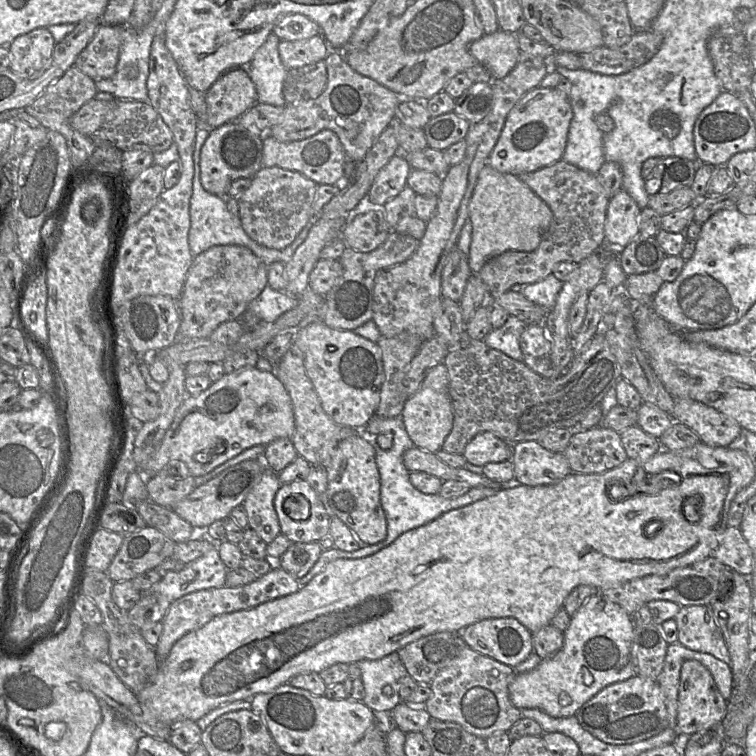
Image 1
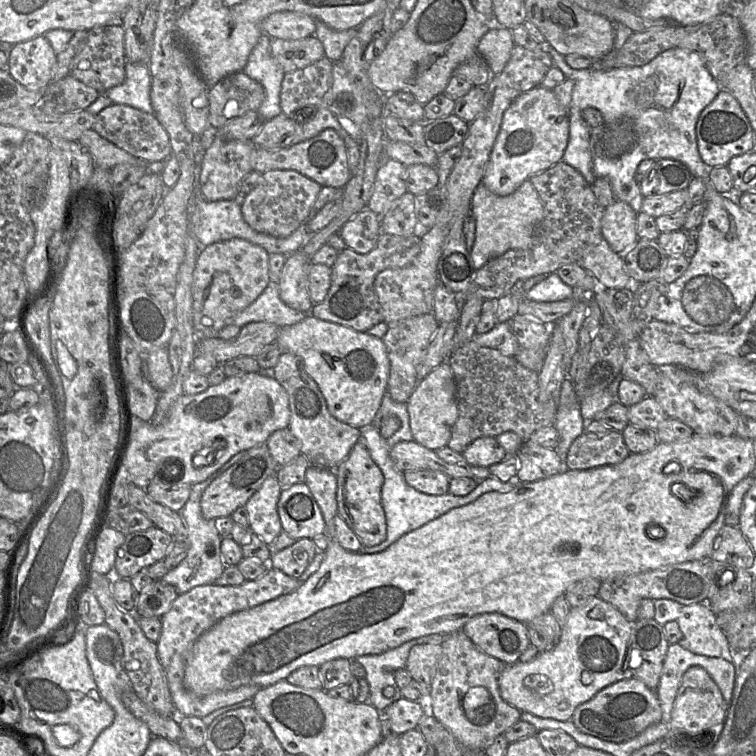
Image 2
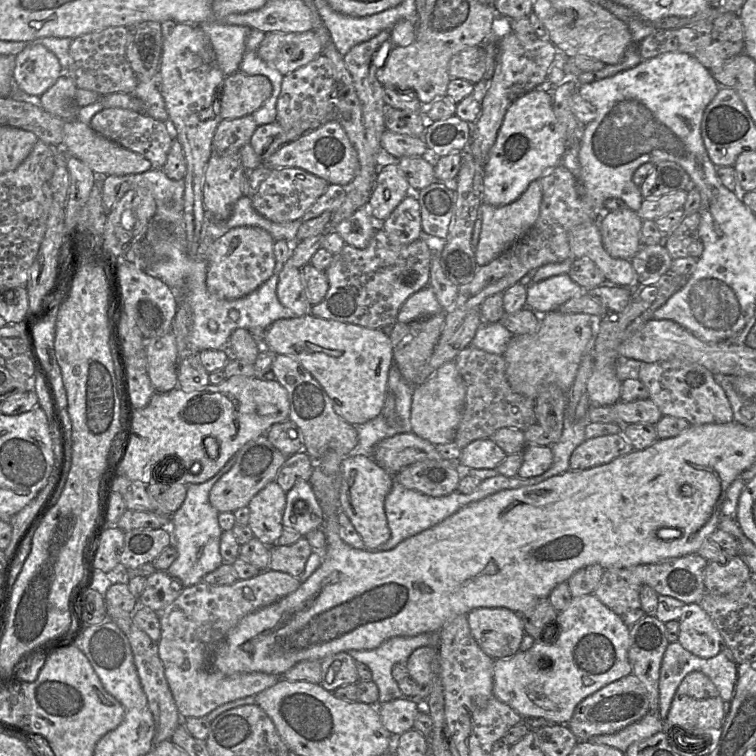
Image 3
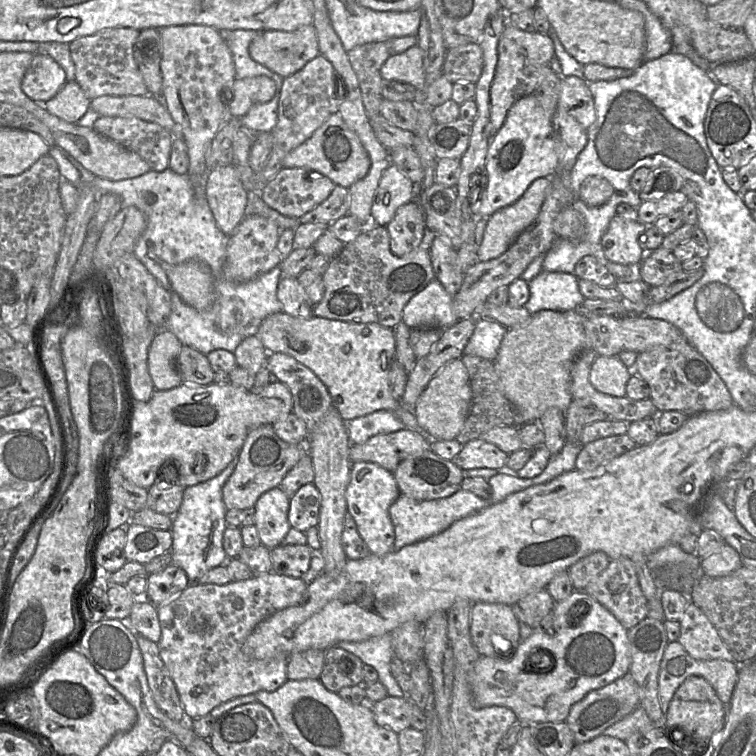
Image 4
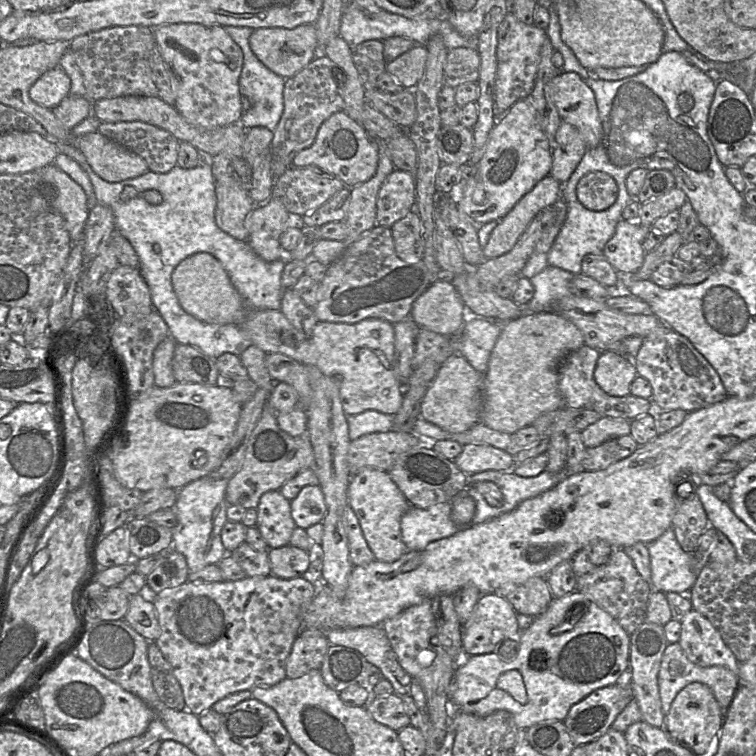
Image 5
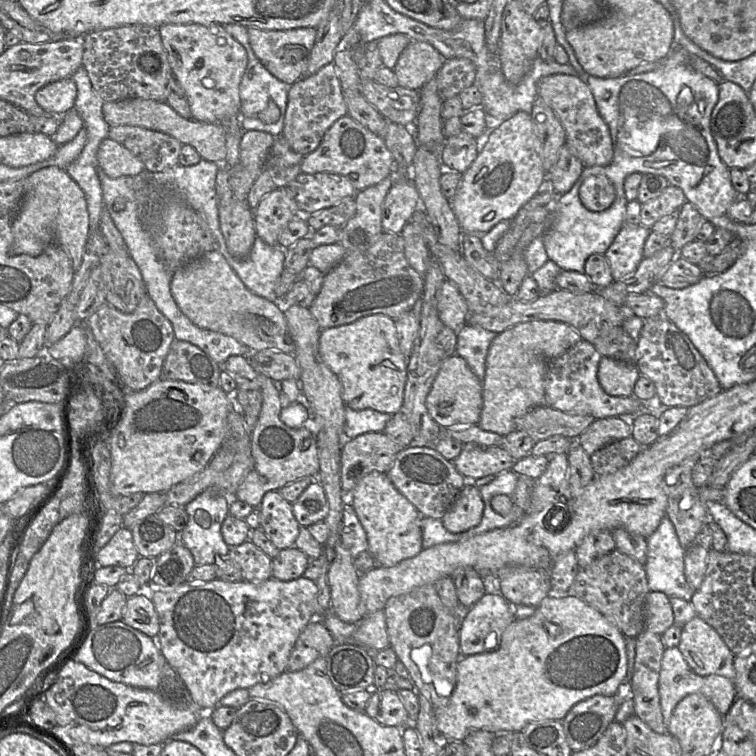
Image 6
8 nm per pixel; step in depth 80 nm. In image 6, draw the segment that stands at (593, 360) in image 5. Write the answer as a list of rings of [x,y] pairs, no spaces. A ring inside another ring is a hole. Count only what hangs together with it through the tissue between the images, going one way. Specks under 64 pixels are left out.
[[[584,339],[575,344],[559,357],[549,361],[545,380],[546,406],[565,413],[590,415],[595,419],[620,415],[636,415],[649,411],[648,402],[642,402],[632,396],[618,397],[608,395],[597,378],[597,371],[602,355],[594,345]]]

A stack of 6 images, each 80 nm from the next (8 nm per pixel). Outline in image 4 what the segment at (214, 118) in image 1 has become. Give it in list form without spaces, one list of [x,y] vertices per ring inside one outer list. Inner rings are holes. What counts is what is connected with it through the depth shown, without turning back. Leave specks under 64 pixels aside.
[[[267,76],[235,79],[232,83],[233,99],[228,104],[232,117],[244,116],[254,104],[270,101],[276,91],[275,83]]]

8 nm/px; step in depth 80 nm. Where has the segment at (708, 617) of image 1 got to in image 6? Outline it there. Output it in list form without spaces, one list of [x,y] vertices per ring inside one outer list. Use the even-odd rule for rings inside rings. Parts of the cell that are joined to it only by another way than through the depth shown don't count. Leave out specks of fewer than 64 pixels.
[[[698,616],[681,626],[677,647],[697,675],[720,675],[735,683],[735,656],[714,628]]]

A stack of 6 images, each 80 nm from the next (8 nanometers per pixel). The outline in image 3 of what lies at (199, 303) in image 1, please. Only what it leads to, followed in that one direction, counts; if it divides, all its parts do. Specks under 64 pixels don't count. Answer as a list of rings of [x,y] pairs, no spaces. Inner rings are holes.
[[[236,227],[217,236],[208,260],[206,287],[209,293],[220,299],[234,300],[259,288],[277,273],[274,244],[272,236],[259,227]]]

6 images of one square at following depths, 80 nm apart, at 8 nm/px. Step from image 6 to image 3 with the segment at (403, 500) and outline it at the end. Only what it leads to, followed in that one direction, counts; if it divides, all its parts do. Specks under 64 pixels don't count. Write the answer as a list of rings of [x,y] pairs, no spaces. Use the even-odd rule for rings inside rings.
[[[360,452],[350,454],[341,462],[339,510],[348,516],[368,550],[377,550],[390,538],[384,501],[392,488],[393,478],[375,460]]]

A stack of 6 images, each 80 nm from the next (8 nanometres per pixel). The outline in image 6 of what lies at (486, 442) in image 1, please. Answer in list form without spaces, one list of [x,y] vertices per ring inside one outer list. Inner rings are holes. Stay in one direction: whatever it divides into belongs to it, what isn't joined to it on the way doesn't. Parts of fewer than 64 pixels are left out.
[[[466,443],[452,462],[460,474],[473,481],[512,469],[515,460],[502,446]]]

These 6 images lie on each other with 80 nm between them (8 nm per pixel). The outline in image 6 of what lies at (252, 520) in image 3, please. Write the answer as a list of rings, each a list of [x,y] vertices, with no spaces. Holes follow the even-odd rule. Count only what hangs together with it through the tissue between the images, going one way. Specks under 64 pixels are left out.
[[[278,491],[264,494],[260,511],[260,529],[279,549],[293,547],[299,535],[300,526],[292,512],[292,504]]]

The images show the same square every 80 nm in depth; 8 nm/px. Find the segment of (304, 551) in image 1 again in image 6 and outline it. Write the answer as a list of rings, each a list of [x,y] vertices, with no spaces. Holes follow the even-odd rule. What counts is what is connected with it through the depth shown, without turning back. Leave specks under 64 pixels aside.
[[[297,547],[282,549],[271,560],[271,575],[281,581],[291,581],[303,576],[309,557]]]

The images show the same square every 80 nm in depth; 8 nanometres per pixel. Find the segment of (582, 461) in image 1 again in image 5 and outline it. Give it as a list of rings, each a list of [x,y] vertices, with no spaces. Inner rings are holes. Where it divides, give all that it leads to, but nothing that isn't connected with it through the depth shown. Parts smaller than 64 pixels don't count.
[[[630,434],[608,440],[597,447],[586,448],[582,466],[586,471],[604,470],[630,456],[638,446]]]

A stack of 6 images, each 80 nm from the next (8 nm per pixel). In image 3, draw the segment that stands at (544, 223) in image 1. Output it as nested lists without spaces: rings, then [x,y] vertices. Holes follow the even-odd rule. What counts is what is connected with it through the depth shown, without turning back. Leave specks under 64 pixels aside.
[[[539,179],[532,181],[523,194],[510,204],[492,206],[483,202],[479,207],[482,219],[480,239],[474,251],[477,264],[479,266],[488,264],[524,237],[539,218],[541,202],[542,190]]]

